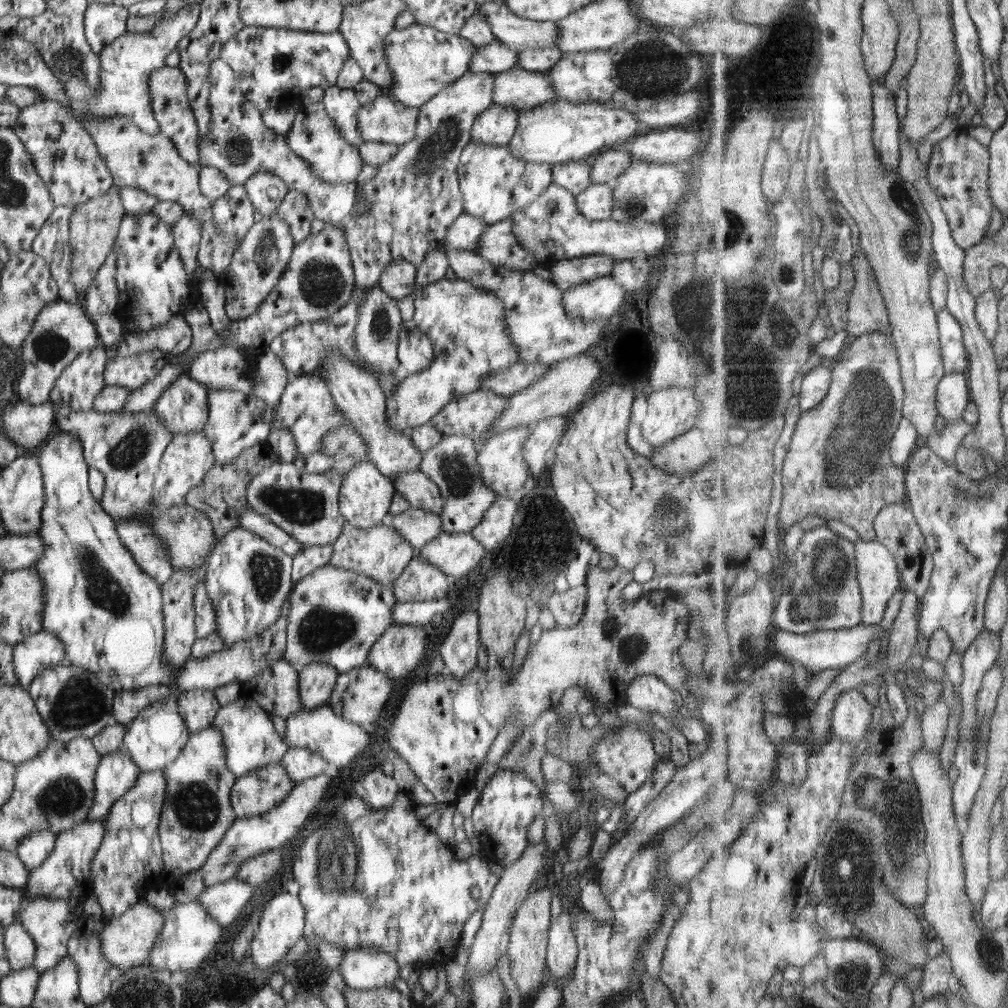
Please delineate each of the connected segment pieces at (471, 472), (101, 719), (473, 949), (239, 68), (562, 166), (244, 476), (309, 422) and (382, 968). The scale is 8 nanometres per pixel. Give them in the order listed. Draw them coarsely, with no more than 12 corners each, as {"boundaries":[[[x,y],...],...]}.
{"boundaries":[[[442,434],[419,470],[445,500],[444,532],[470,533],[497,499],[475,441]],[[51,666],[28,692],[50,742],[114,723],[117,692],[81,666]],[[547,842],[504,867],[469,948],[463,982],[496,971],[516,911],[549,878]],[[244,27],[219,58],[260,112],[337,84],[339,31]],[[591,159],[551,165],[551,184],[576,195],[592,184]],[[258,443],[215,463],[186,504],[212,523],[216,543],[251,509],[249,482],[280,459]],[[322,376],[285,386],[271,430],[286,427],[299,454],[322,452],[341,424]],[[380,950],[343,951],[338,972],[356,990],[394,987],[401,966]]]}

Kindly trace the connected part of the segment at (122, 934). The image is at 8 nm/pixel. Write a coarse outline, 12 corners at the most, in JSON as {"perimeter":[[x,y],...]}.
{"perimeter":[[140,899],[106,920],[101,947],[128,971],[149,958],[164,911]]}

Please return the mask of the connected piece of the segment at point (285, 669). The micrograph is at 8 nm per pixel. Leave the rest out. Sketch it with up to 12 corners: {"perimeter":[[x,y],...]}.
{"perimeter":[[283,658],[242,683],[269,715],[303,710],[299,670]]}

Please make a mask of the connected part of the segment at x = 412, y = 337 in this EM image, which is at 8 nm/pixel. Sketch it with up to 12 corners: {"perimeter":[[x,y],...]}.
{"perimeter":[[412,320],[400,329],[397,357],[405,375],[435,357],[432,341]]}

